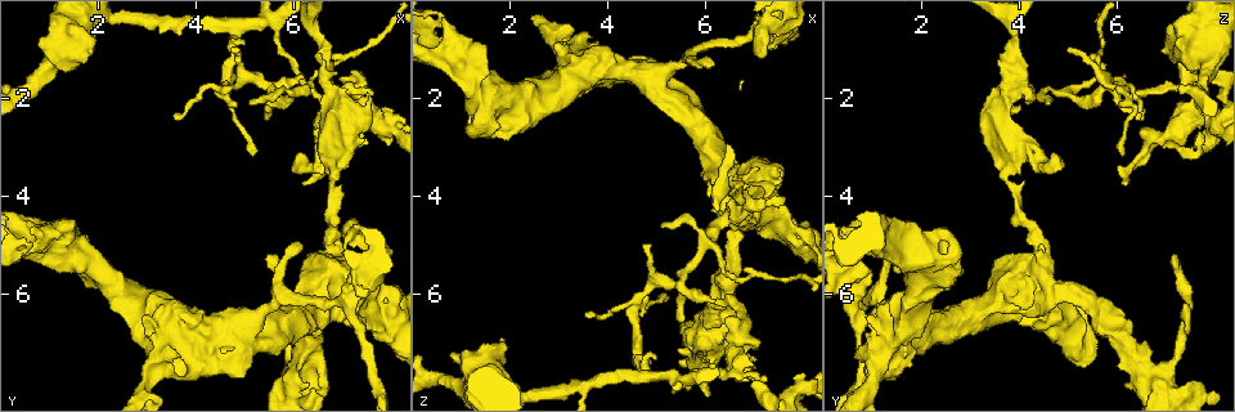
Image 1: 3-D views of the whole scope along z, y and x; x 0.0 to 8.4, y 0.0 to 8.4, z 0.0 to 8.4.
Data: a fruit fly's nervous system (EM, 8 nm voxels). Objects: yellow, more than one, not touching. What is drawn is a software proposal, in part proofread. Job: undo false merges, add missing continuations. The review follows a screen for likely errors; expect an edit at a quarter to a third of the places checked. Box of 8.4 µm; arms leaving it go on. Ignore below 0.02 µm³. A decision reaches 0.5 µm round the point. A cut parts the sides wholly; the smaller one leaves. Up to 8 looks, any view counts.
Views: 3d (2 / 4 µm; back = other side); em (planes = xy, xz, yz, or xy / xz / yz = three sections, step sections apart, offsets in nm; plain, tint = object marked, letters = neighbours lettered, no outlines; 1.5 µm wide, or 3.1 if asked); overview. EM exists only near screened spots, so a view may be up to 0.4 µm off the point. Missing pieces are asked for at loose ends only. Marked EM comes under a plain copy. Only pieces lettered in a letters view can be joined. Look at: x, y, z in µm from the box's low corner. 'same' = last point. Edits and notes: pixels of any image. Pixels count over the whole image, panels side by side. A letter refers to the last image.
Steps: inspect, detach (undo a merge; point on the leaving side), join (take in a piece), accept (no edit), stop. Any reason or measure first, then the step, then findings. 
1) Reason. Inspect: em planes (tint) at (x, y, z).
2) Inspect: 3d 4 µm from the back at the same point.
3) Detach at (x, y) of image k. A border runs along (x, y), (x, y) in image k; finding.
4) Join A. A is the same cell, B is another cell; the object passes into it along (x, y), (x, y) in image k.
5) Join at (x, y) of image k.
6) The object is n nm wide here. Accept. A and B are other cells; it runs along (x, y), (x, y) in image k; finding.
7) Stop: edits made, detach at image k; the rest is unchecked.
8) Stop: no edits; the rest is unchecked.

Free end. Inspect: 3d 4 µm at (6.20, 3.40, 4.90).

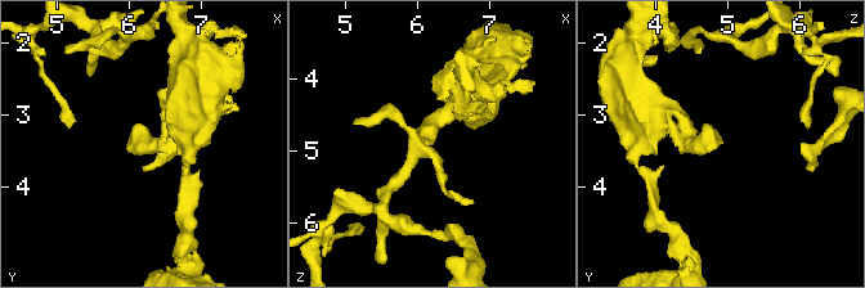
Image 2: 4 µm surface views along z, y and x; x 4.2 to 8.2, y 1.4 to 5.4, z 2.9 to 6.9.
Shape alone is not enough. Inspect: em planes (letters) at (6.20, 3.40, 4.95).

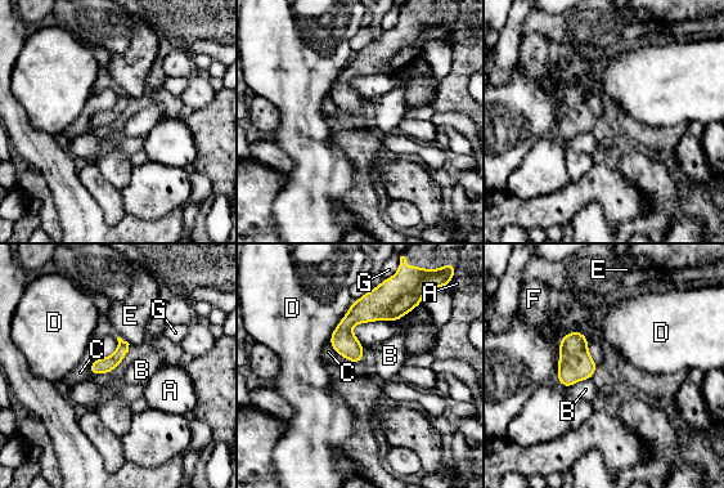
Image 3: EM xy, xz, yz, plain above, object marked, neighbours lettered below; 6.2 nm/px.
Accept. A, B, C, D, E, F and G are other cells; a border runs along (589, 379), (575, 381), (569, 388) in image 3; no lettered piece goes on from it.

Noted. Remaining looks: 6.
Inspect: em planes (letters) at (6.15, 5.15, 1.35).

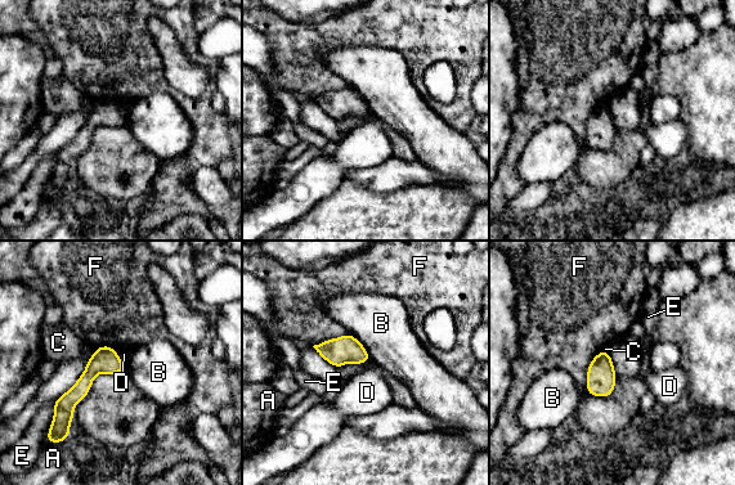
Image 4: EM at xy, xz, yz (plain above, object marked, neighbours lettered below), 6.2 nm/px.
The longest contact is with F, 300 nm. Accept. A, B, C, D, E and F are other cells; it runs along (112, 351), (63, 405), (65, 435) in image 4; no lettered piece goes on from it.

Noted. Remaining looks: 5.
Abrupt turn. Inspect: em planes (tint) at (4.60, 1.75, 7.30).

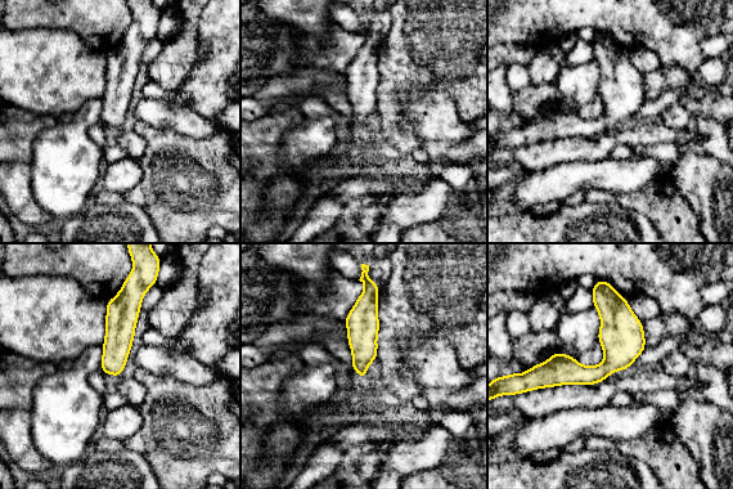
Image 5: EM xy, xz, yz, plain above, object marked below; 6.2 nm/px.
Inspect: em planes (letters) at the same point.

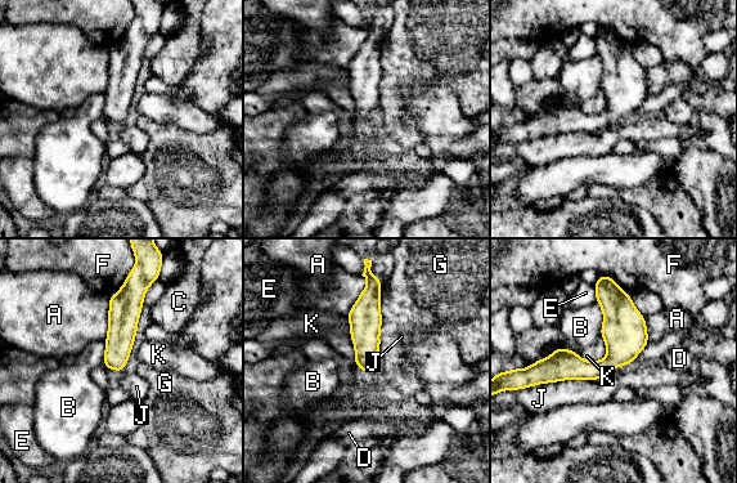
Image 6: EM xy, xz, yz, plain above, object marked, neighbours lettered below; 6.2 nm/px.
The longest contact is with J, 600 nm. Accept. A, B, C, D, E, F, G, J and K are other cells; it runs along (601, 285), (615, 354), (533, 381) in image 6; all the same neuron.

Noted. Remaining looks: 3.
Stop: no edits; the rest is unchecked.

